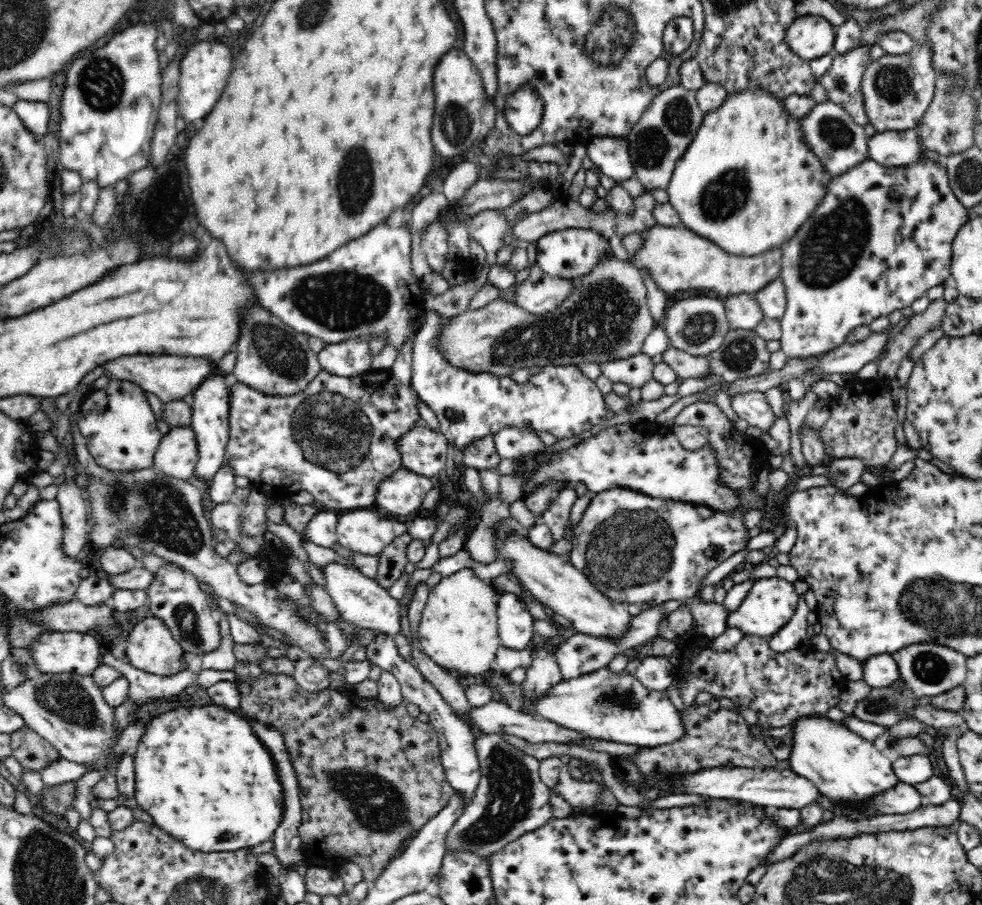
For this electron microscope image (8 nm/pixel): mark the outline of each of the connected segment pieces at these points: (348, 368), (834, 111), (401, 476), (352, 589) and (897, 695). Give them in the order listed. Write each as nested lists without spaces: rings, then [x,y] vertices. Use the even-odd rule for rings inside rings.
[[[356,338],[338,344],[326,345],[317,359],[322,370],[334,376],[358,376],[370,369],[371,359],[368,354],[368,343],[371,338]]]
[[[830,100],[814,104],[814,108],[806,116],[798,119],[798,125],[803,145],[819,160],[828,177],[845,174],[859,162],[868,159],[866,146],[868,136],[864,129],[854,122],[846,110]]]
[[[400,468],[380,481],[374,507],[382,507],[395,516],[405,516],[421,508],[432,488],[434,482],[430,478]]]
[[[330,564],[325,570],[326,589],[334,601],[339,614],[352,624],[368,628],[374,633],[400,636],[400,604],[389,595],[388,590],[378,585],[377,580],[366,578],[358,569],[347,564]]]
[[[889,686],[872,688],[872,692],[856,704],[853,716],[890,728],[900,721],[906,707],[917,705],[916,699],[907,687],[902,692],[894,692]]]

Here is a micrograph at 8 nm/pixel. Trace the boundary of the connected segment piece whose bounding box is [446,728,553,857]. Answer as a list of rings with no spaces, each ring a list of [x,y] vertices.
[[[474,731],[475,747],[480,759],[480,782],[473,804],[454,822],[446,836],[446,851],[458,849],[484,857],[500,850],[506,843],[542,826],[552,818],[549,794],[552,791],[539,777],[540,760],[528,755],[497,734]]]

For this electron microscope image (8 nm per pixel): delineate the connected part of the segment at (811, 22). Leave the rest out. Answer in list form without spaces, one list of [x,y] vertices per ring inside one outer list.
[[[802,15],[786,30],[786,41],[806,61],[834,54],[836,26],[820,15]]]

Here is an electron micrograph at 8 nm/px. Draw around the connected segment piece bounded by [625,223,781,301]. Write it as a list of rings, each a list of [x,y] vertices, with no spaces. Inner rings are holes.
[[[656,223],[640,233],[642,243],[632,256],[627,256],[634,268],[649,274],[649,280],[669,298],[686,290],[712,290],[720,295],[754,294],[779,276],[779,248],[747,257],[730,254],[714,242],[682,227]]]

